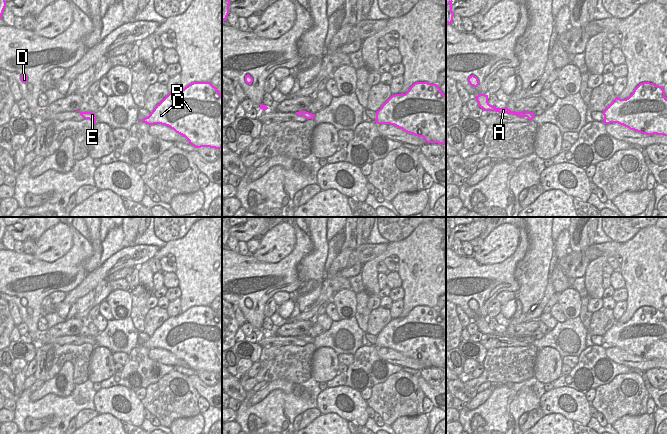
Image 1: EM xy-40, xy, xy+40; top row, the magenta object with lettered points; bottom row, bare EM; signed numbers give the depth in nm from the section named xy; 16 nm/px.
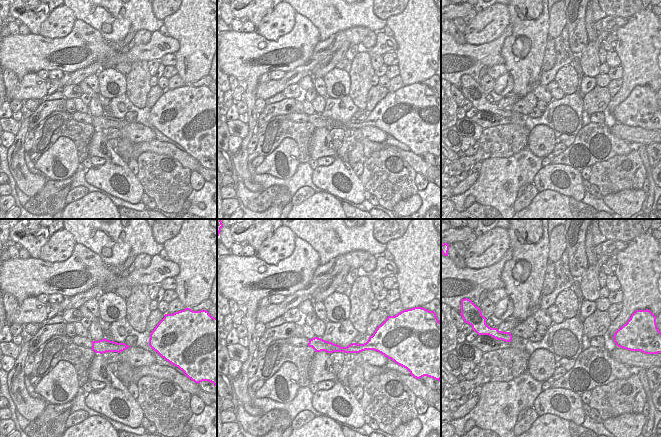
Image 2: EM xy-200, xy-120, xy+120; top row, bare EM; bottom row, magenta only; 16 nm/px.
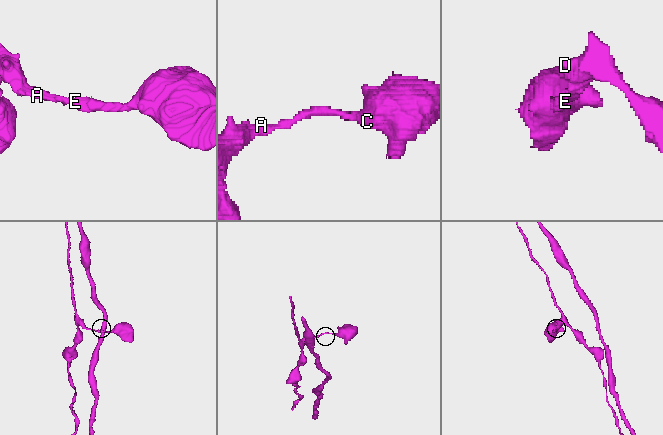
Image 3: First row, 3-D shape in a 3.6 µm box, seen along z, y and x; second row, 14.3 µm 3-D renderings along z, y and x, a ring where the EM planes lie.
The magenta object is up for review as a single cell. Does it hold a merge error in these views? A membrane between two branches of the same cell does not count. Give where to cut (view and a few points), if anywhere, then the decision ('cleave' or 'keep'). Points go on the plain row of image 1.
no cut; keep

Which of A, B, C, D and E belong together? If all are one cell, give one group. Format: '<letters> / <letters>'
A B C D E

